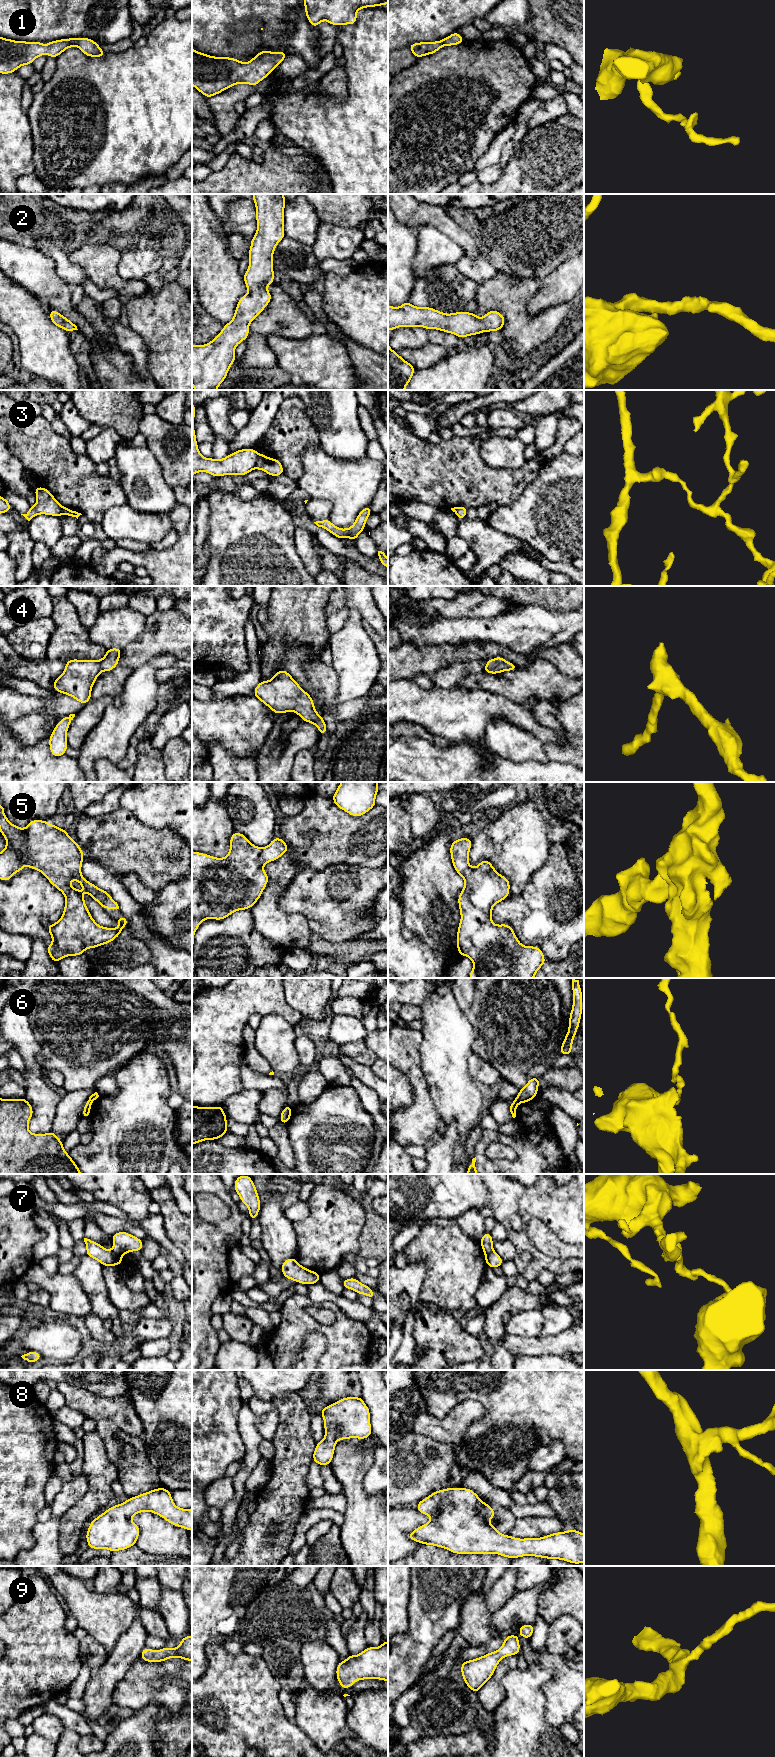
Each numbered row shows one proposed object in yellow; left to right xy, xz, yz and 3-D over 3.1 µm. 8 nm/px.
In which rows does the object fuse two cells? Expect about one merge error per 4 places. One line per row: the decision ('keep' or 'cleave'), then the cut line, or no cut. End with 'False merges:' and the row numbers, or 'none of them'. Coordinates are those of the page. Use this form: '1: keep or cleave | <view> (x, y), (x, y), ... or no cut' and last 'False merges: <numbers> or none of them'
1: keep | no cut
2: keep | no cut
3: cleave | xz (260, 454), (255, 467)
4: keep | no cut
5: keep | no cut
6: cleave | xy (88, 1099), (92, 1102)
7: cleave | xy (112, 1250), (115, 1253), (122, 1254)
8: keep | no cut
9: keep | no cut
False merges: 3, 6, 7

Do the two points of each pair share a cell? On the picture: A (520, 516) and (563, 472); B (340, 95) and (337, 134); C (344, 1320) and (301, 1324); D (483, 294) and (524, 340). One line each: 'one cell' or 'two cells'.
A: one cell
B: two cells
C: one cell
D: one cell

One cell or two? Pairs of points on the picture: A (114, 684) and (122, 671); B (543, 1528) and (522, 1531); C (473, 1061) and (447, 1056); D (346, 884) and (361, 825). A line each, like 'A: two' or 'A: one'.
A: one
B: one
C: two
D: two

